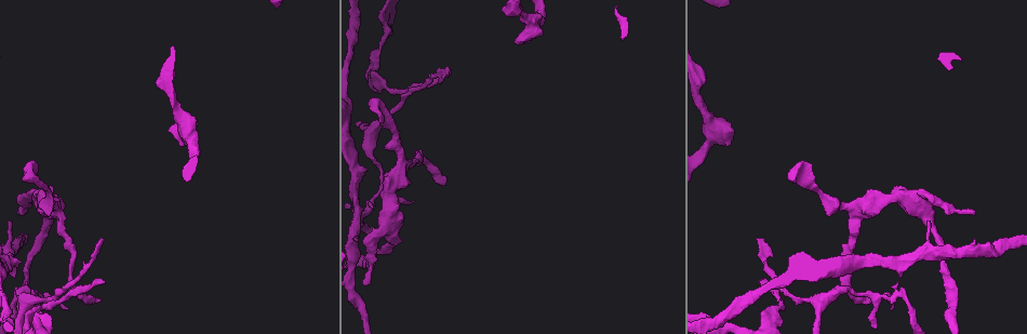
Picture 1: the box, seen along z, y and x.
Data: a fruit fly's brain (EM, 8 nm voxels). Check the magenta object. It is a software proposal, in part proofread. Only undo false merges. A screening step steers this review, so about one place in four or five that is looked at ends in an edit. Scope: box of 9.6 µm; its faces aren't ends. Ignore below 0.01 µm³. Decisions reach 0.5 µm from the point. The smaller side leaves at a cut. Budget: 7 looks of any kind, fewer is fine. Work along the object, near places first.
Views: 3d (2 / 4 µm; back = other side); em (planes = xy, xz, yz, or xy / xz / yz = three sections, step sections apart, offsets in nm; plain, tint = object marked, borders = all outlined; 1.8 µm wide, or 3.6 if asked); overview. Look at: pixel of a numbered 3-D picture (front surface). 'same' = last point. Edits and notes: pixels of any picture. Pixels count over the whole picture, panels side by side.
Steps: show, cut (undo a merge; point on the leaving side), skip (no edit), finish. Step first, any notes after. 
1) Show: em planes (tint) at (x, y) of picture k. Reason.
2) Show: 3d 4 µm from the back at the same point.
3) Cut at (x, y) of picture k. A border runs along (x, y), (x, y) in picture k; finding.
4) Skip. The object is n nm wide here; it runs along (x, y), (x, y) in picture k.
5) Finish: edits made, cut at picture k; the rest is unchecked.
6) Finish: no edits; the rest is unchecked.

Show: em yz step 8 (tint) at (534, 27) of picture 1. Thick turns thin.

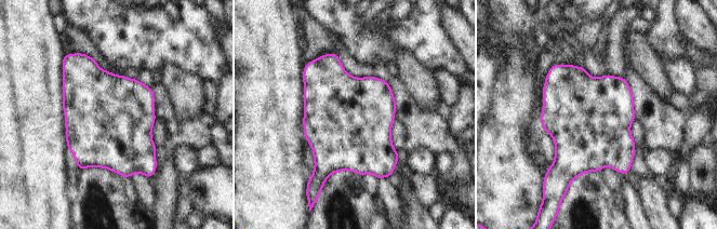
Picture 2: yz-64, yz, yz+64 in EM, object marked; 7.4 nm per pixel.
Show: em planes (tint) at the same point.

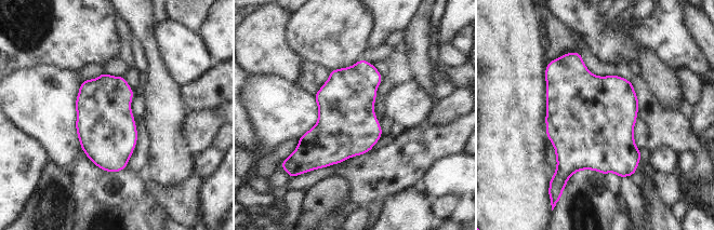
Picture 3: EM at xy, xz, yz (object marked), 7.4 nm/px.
Skip. The object is 440 nm wide here; all the same neuron.

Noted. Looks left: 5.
Show: em planes (tint) at (790, 172) of picture 1. Abrupt turn.

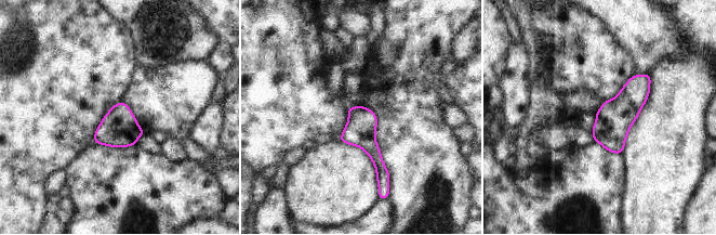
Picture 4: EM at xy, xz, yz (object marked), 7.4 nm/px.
Skip. The object is 220 nm wide here; continuous, no second neuron.

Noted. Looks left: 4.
Show: em xz step 4 (tint) at (379, 80) of picture 1.

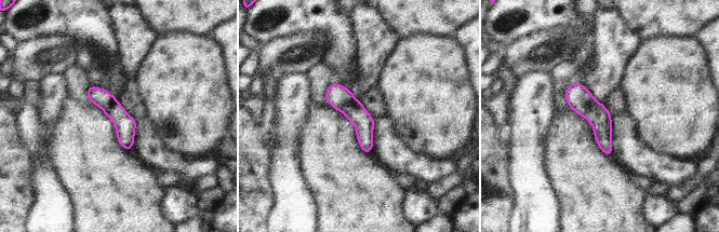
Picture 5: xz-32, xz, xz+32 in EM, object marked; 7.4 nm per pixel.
Show: em planes (tint) at the same point.

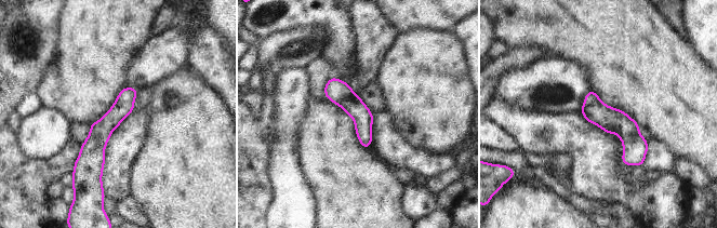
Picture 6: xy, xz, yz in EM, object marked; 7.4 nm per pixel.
Skip. It runs along (134, 91), (100, 132), (93, 174) in picture 6; continuous, no second neuron.

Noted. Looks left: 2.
Finish: no edits; the rest is unchecked.

